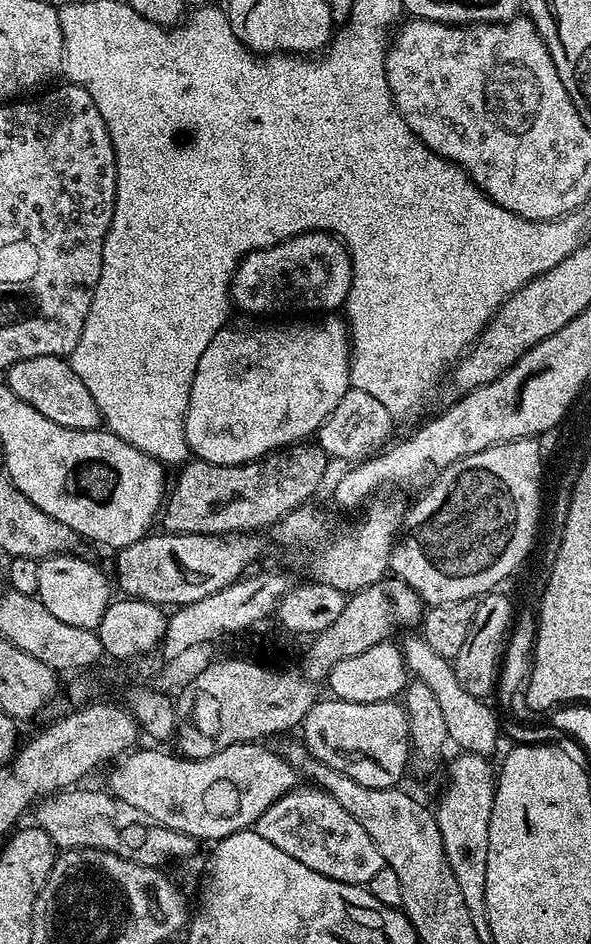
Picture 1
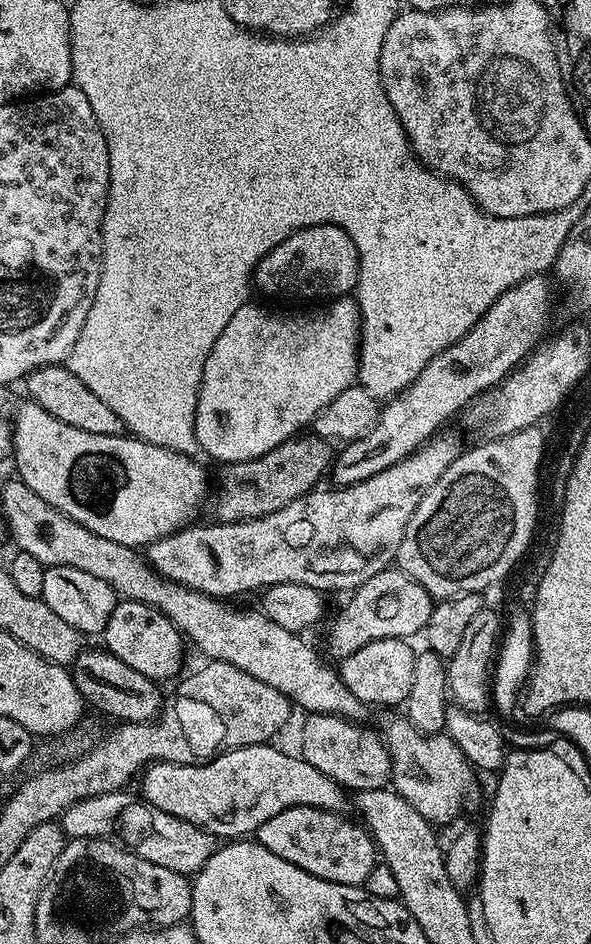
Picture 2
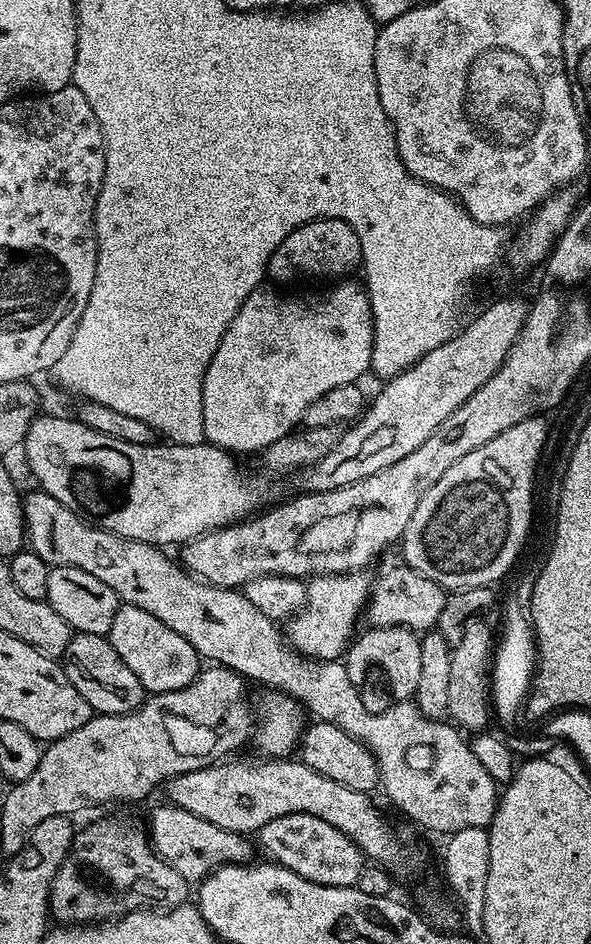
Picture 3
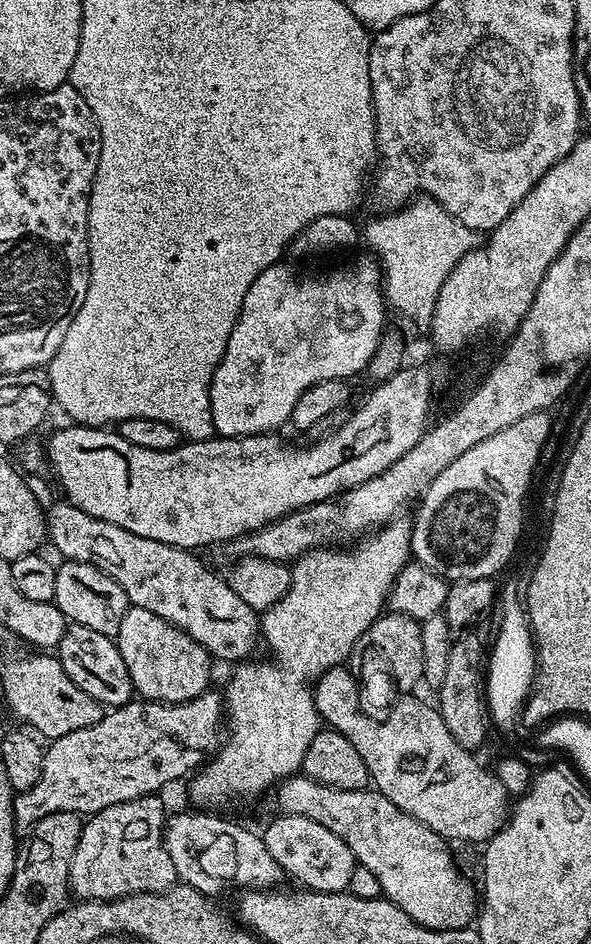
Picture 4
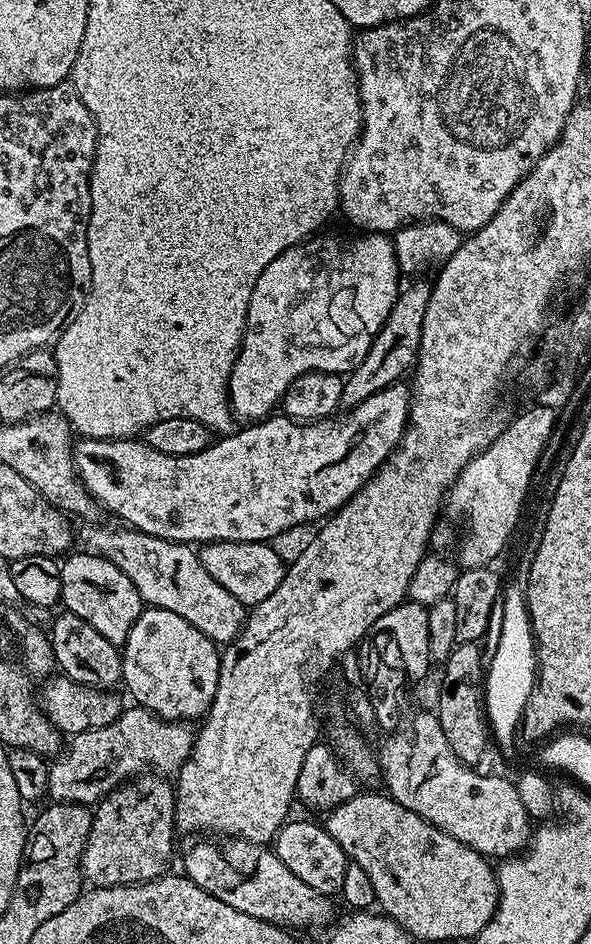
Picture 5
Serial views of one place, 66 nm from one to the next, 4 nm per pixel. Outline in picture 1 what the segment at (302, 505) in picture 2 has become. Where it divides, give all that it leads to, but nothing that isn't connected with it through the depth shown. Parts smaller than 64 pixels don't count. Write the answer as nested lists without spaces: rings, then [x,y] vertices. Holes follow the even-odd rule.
[[[375,504],[357,524],[344,524],[336,529],[328,528],[327,514],[313,506],[296,508],[272,525],[270,535],[284,551],[285,558],[305,568],[315,583],[334,586],[346,594],[359,592],[389,575],[392,545],[396,543],[404,522],[405,505]],[[160,530],[155,534],[143,536],[138,542],[130,542],[130,546],[119,549],[115,553],[116,556],[116,580],[114,576],[114,584],[121,588],[125,597],[133,600],[145,600],[151,604],[159,604],[161,606],[183,606],[185,604],[193,604],[202,598],[206,598],[210,594],[218,594],[218,590],[226,590],[226,586],[230,586],[235,580],[239,580],[241,576],[245,575],[253,567],[252,564],[260,556],[260,536],[250,532],[233,532],[230,536],[207,536],[206,534],[190,534],[189,532],[169,532],[167,530]]]

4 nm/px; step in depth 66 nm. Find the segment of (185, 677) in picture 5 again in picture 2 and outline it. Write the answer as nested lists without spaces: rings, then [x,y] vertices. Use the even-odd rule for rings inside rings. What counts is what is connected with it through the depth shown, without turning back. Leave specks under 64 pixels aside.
[[[121,599],[114,606],[110,614],[110,622],[106,622],[102,633],[103,647],[115,655],[126,665],[138,670],[138,674],[146,674],[146,678],[157,682],[165,682],[171,676],[181,675],[180,667],[184,664],[185,637],[180,631],[158,610],[149,604],[137,600]]]

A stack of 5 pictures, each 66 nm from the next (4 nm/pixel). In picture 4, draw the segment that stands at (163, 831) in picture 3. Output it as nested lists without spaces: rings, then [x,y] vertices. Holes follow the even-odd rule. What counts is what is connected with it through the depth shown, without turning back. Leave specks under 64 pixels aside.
[[[208,810],[169,815],[164,825],[164,849],[174,861],[179,883],[217,898],[227,888],[268,890],[285,879],[284,871],[274,862],[259,831],[251,832],[244,824],[223,820]]]

